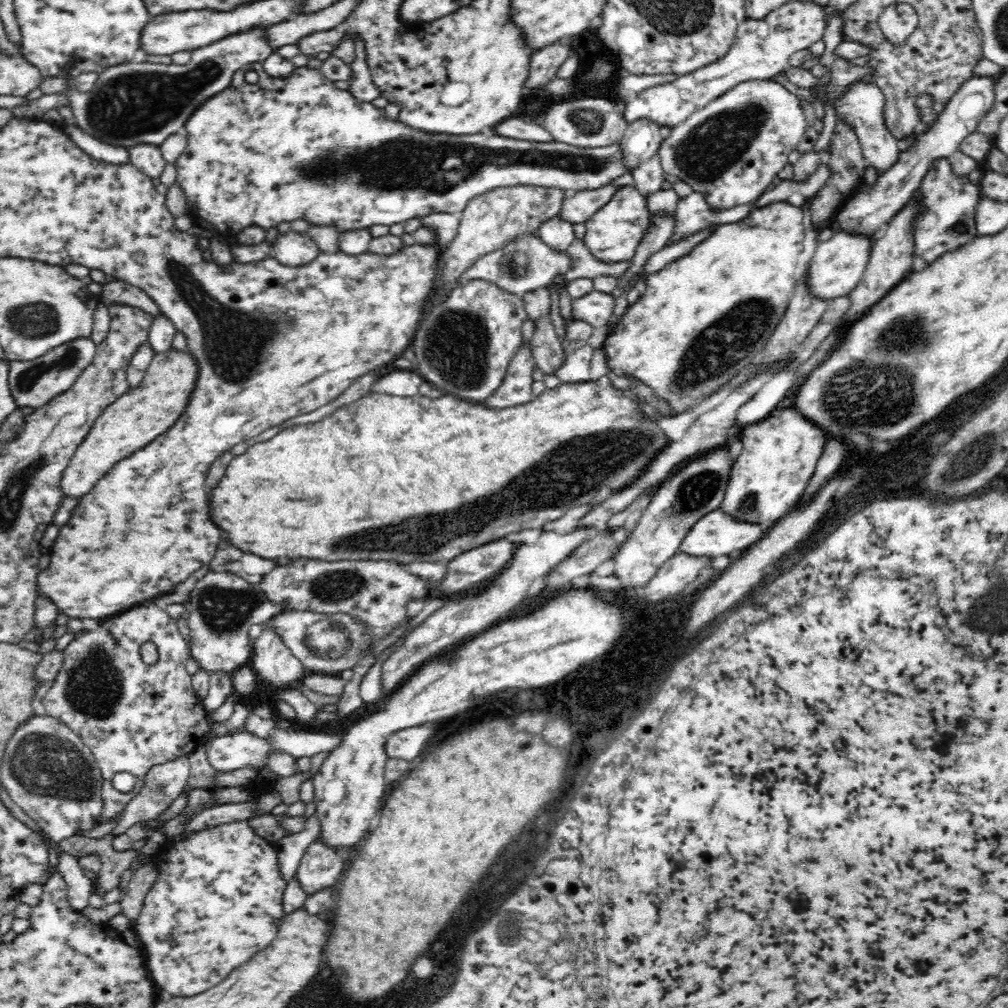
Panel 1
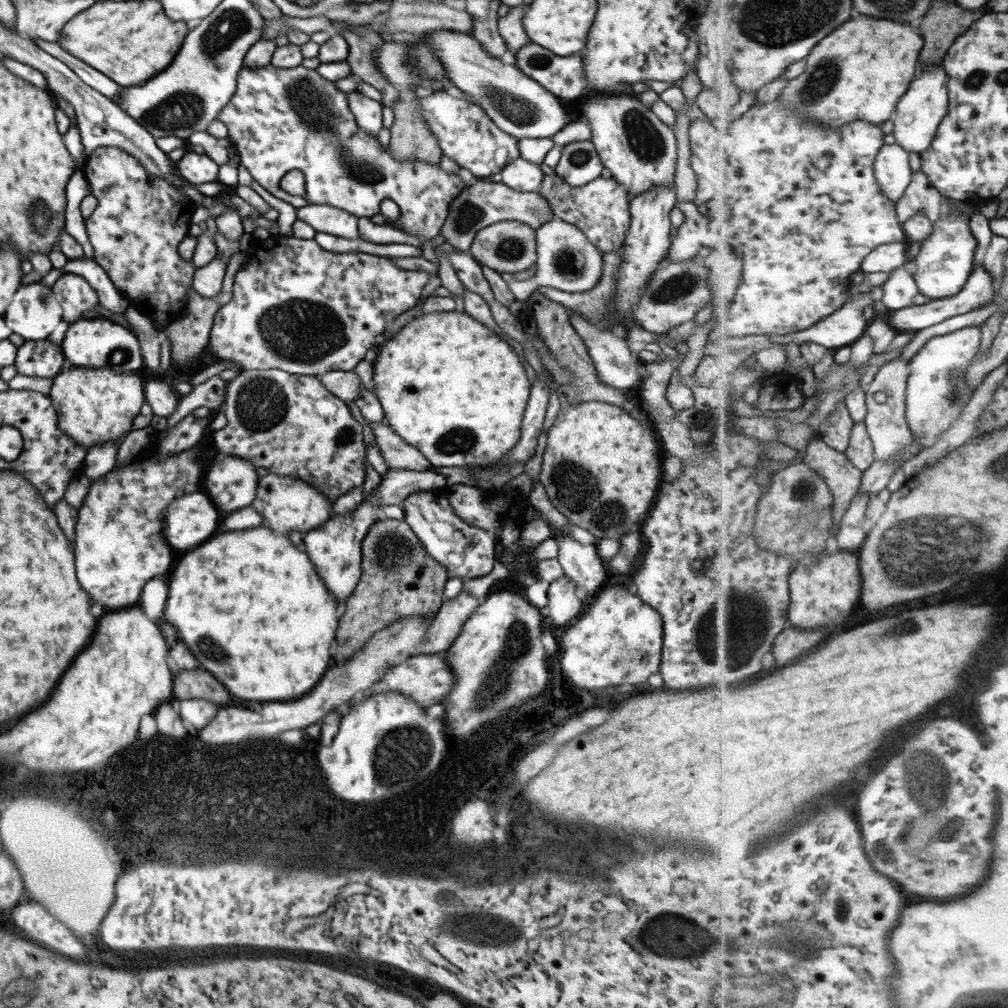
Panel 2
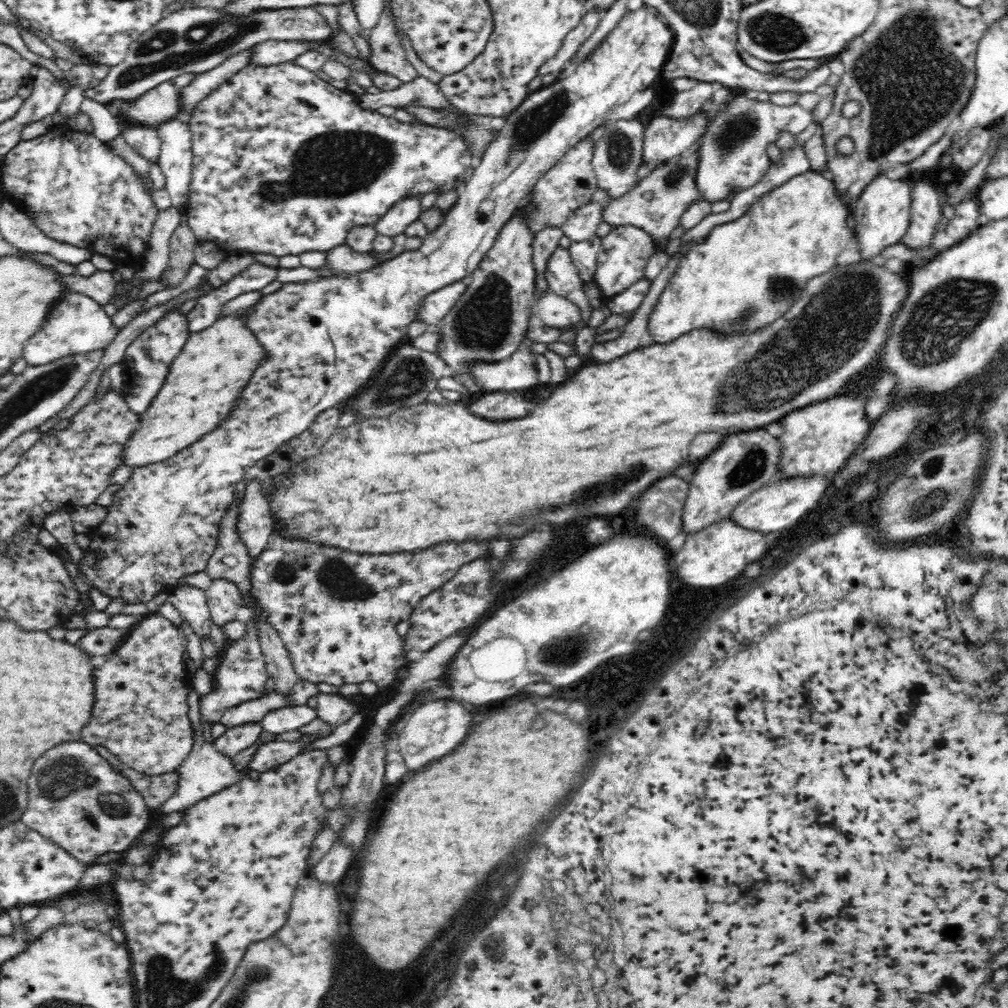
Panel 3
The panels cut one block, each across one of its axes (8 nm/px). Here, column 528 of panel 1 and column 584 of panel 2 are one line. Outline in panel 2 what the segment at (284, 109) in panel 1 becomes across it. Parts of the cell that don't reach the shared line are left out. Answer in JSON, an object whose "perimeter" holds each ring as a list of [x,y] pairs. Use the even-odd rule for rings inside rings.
{"perimeter":[[[590,141],[571,142],[561,148],[555,175],[569,186],[580,187],[604,175],[598,154]]]}

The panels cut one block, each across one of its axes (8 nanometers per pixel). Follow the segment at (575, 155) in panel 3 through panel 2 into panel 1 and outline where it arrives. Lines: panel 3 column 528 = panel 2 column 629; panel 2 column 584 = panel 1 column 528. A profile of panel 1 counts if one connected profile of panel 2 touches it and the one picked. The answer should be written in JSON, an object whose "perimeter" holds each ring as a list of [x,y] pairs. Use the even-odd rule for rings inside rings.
{"perimeter":[[[524,184],[502,187],[471,198],[460,215],[458,236],[446,249],[444,254],[443,285],[440,290],[446,290],[450,282],[457,282],[462,273],[466,272],[481,256],[506,248],[518,238],[528,238],[537,235],[539,226],[546,221],[558,217],[562,210],[564,199],[569,193],[554,187],[534,186]]]}

